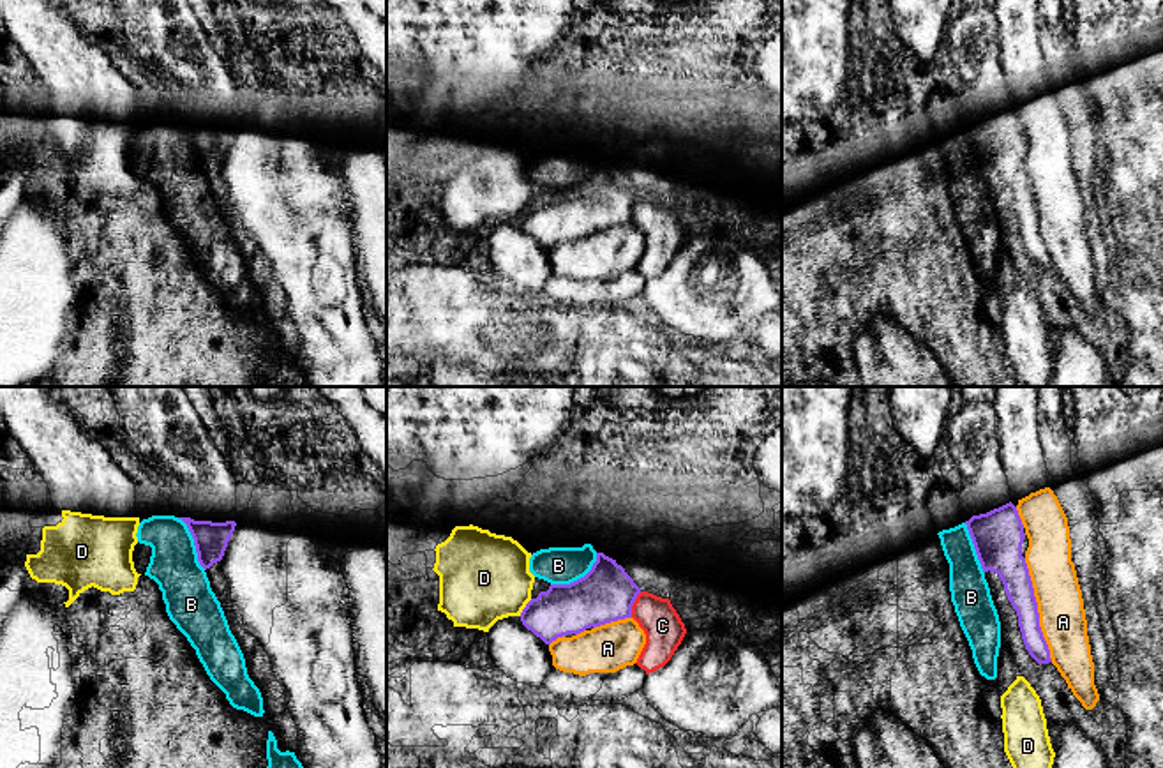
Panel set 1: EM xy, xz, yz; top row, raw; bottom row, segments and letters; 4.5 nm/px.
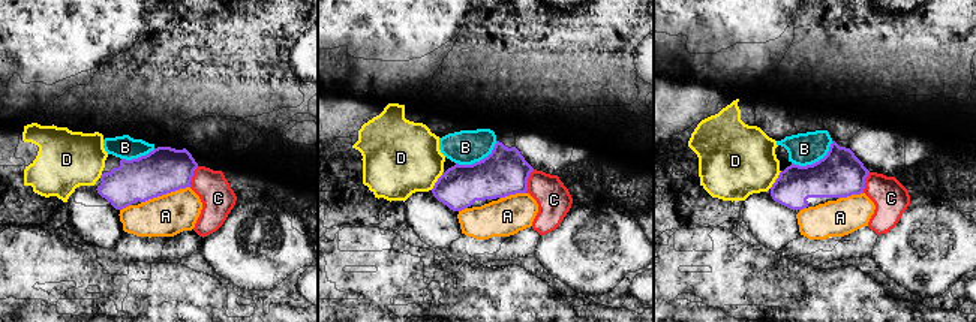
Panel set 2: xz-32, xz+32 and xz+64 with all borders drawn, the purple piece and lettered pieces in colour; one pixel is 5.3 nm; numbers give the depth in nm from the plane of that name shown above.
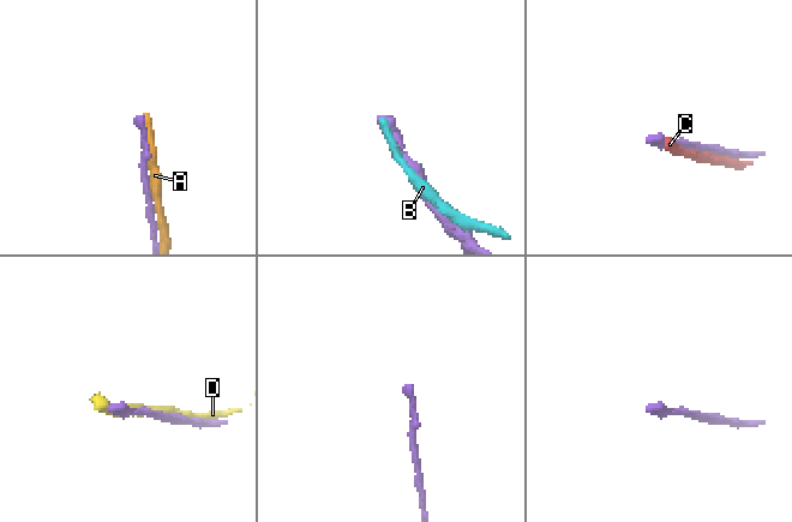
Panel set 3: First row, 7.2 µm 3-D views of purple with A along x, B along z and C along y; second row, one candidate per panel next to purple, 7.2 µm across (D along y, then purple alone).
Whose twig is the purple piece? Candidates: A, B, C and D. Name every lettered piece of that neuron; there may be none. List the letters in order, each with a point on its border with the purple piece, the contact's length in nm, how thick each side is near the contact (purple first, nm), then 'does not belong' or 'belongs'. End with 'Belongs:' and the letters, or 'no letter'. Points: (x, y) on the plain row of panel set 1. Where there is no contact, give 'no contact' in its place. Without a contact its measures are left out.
A: yz (1036, 214) | 480 nm | 140/220 nm | does not belong
B: xz (577, 184) | 260 nm | 260/180 nm | does not belong
C: xz (632, 209) | 130 nm | 260/180 nm | does not belong
D: xz (525, 212) | 100 nm | 220/400 nm | does not belong
Belongs: no letter

